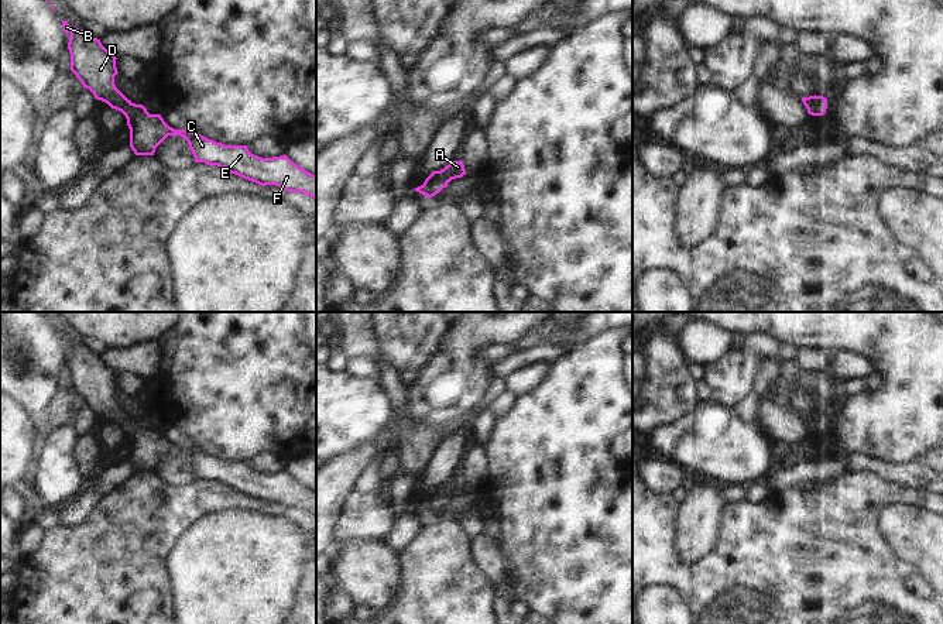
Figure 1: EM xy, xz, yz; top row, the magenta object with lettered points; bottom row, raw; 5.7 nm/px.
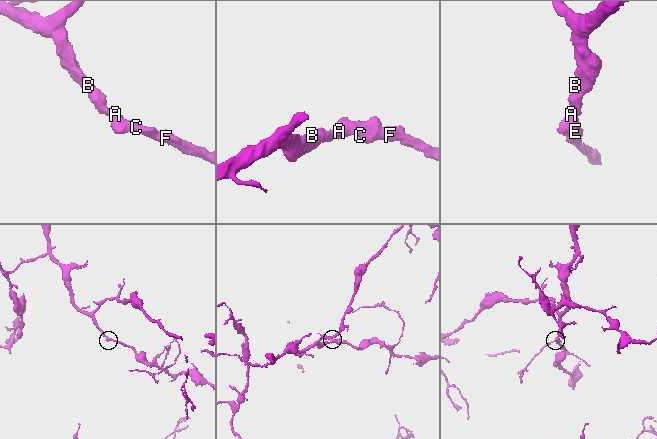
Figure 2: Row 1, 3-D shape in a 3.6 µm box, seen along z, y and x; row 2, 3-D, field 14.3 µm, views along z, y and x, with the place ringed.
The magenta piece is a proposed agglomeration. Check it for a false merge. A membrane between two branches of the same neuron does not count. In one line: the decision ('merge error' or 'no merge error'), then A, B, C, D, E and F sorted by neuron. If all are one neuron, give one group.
no merge error | A B C D E F

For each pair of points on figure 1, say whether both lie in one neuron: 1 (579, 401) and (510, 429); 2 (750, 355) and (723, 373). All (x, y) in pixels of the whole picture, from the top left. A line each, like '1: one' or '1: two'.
1: one
2: one

